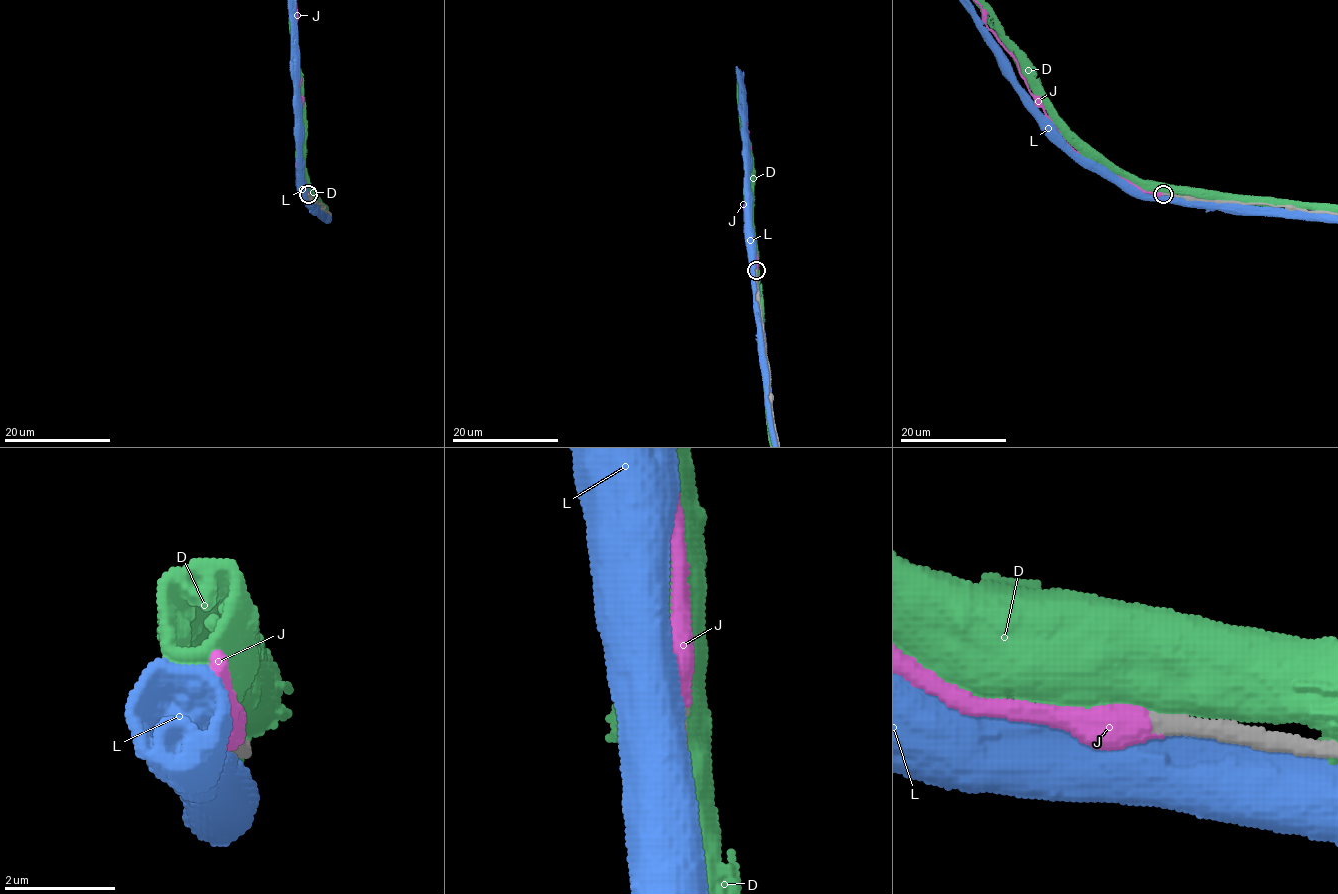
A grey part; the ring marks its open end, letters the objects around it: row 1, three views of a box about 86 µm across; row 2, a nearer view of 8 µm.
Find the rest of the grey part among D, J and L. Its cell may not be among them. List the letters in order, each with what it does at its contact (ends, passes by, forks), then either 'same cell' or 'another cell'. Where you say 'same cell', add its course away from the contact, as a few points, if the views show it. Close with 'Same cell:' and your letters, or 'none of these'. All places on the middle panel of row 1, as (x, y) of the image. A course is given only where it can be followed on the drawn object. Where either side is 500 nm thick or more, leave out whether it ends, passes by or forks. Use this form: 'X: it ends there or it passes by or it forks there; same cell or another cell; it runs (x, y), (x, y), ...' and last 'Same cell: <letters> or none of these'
D: another cell
J: same cell
L: another cell
Same cell: J

